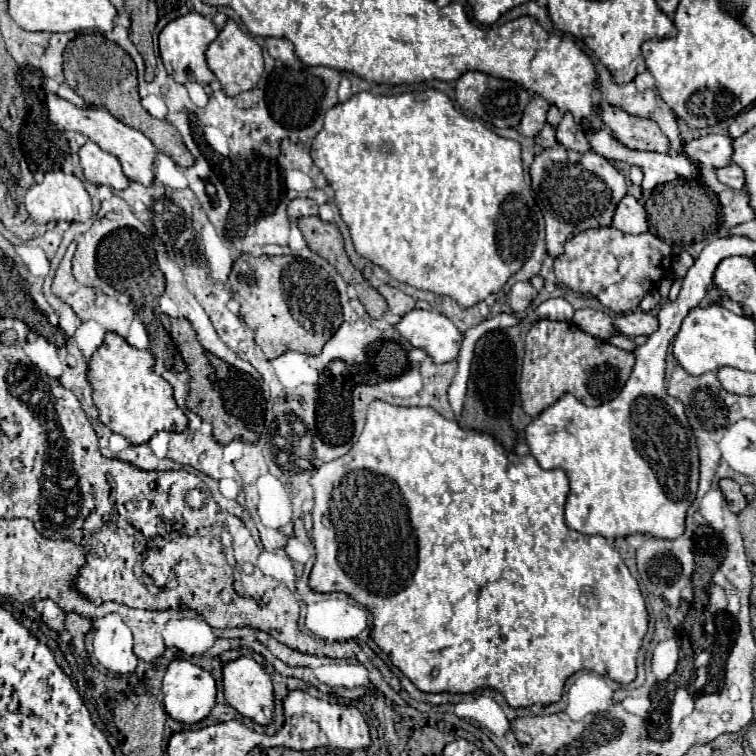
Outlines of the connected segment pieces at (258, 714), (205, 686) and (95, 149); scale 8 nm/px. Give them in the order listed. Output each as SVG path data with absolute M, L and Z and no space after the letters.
M240 656L224 666L224 698L242 716L266 726L274 714L272 680L250 656Z
M172 660L166 668L162 680L162 694L164 694L164 708L168 716L184 724L196 724L208 716L216 702L216 682L212 674L188 660Z
M88 142L80 148L80 162L84 168L84 176L92 184L106 184L114 190L126 190L130 180L124 176L120 160L108 152L104 152L94 142Z

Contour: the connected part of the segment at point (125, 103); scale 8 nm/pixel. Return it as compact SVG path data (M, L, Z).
M102 34L76 36L64 50L64 76L68 86L78 96L82 96L88 104L108 108L108 112L112 112L112 116L118 116L124 124L130 124L132 128L140 128L140 132L144 132L156 144L156 148L162 154L170 156L178 166L184 166L184 168L194 166L194 156L184 146L180 132L166 120L152 118L142 108L140 96L138 96L138 72L136 72L134 60L116 42L108 40Z

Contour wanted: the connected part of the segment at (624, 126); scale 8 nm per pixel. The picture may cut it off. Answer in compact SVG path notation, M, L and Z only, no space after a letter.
M610 104L600 106L600 118L614 132L614 136L632 150L650 150L650 152L670 150L670 142L666 134L650 118L632 116Z

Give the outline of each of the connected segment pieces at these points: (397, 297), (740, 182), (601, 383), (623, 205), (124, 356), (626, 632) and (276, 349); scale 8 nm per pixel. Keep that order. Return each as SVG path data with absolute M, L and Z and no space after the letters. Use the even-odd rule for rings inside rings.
M384 286L380 288L380 292L384 294L386 302L388 302L388 312L390 314L398 314L398 316L404 316L408 314L410 310L414 310L414 304L416 300L408 294L404 294L400 288L392 288L392 286Z
M730 164L728 168L716 170L716 176L718 176L720 182L724 182L730 188L736 188L736 190L742 190L744 184L746 184L744 182L744 170L740 166L736 166L736 164Z
M538 320L526 336L526 356L520 376L520 400L528 416L538 416L562 394L574 394L586 406L600 406L618 396L634 366L634 356L606 340L580 332L572 322Z
M628 194L618 204L612 226L616 230L624 232L624 234L644 234L644 232L648 232L648 220L646 220L644 206L634 196Z
M110 332L90 358L88 368L94 406L100 412L100 422L112 432L124 436L132 444L144 444L162 430L184 432L188 428L188 418L178 408L172 396L172 386L154 372L154 356L148 350L138 350L118 334Z
M374 400L368 408L368 418L366 418L366 426L358 438L358 442L350 448L348 454L340 456L338 460L332 460L328 464L322 464L318 468L318 472L310 478L310 484L314 488L314 510L312 510L312 518L314 518L314 546L316 546L316 562L314 562L314 568L312 568L312 574L310 574L310 588L314 592L322 592L322 594L328 594L328 592L344 592L348 596L352 596L358 604L366 606L366 610L372 614L374 618L374 630L372 630L372 638L374 642L380 646L380 650L384 654L390 656L392 664L404 674L410 678L410 682L422 690L422 692L462 692L462 694L468 694L468 692L474 692L478 688L496 688L498 692L502 692L502 696L506 698L506 702L512 706L512 708L528 708L528 706L534 706L534 704L542 704L542 706L548 706L552 702L558 702L562 698L562 692L564 692L564 684L568 680L568 676L572 676L574 672L580 672L580 670L592 670L592 672L598 672L618 684L630 684L634 678L636 678L636 658L638 658L638 650L642 646L642 640L648 632L648 612L646 612L646 602L644 602L644 596L640 592L640 586L636 582L636 578L630 574L630 570L626 568L624 560L620 558L618 550L604 538L604 536L586 536L586 534L580 534L576 530L570 530L564 522L564 506L566 506L566 498L568 498L568 492L570 492L570 480L566 476L564 470L544 470L538 466L536 458L532 454L526 454L526 456L518 456L518 454L510 454L502 448L502 444L498 444L490 434L482 434L482 432L476 432L476 430L462 430L458 426L458 422L454 420L446 420L444 416L440 416L434 408L406 408L406 406L392 406L388 402L382 402L382 400Z
M242 254L230 272L230 288L234 300L240 302L242 320L248 326L254 326L254 340L262 348L268 360L278 358L288 350L296 350L308 356L318 356L324 344L344 322L340 294L336 290L330 274L308 260L290 258L290 256L248 256ZM292 260L292 264L288 262ZM284 266L290 268L282 282Z

